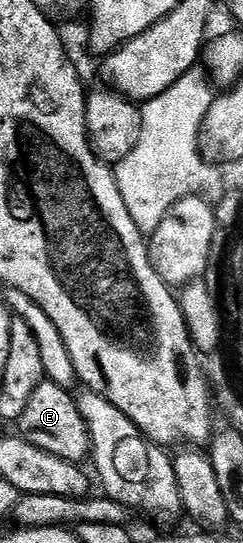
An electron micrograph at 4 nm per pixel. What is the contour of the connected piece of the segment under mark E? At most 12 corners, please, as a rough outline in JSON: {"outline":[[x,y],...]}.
{"outline":[[41,380],[18,427],[23,439],[80,462],[92,447],[76,396]]}

